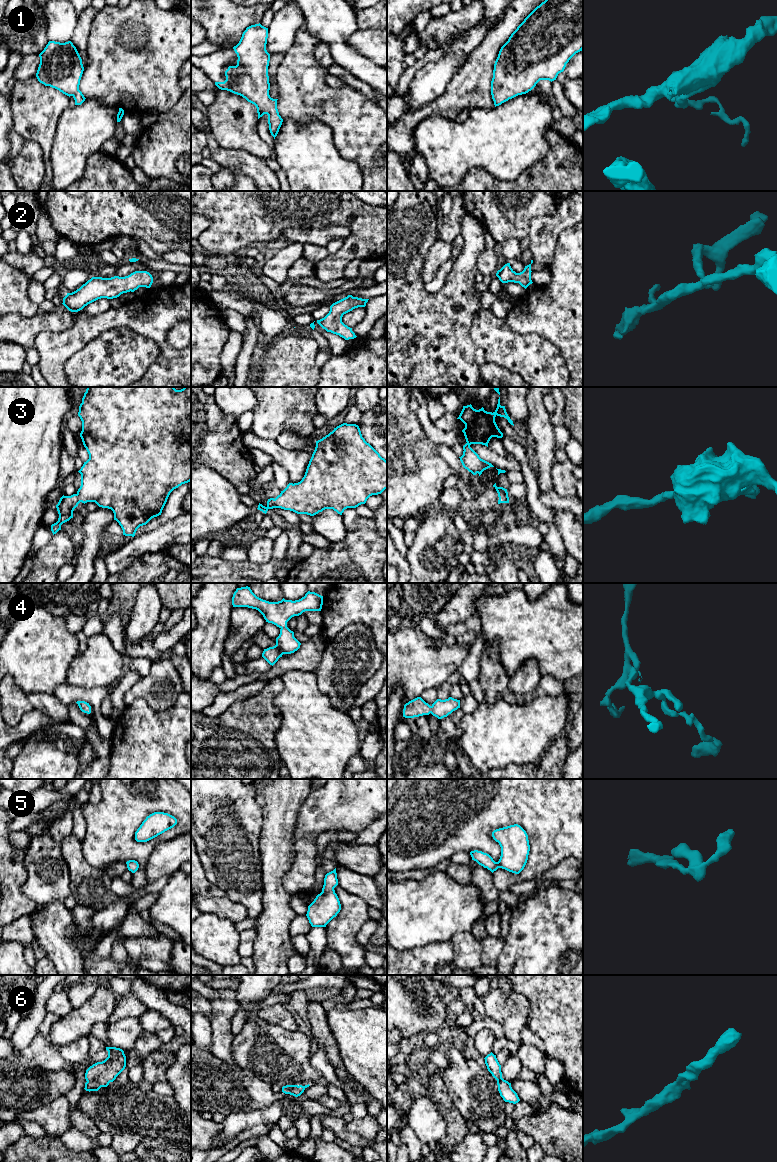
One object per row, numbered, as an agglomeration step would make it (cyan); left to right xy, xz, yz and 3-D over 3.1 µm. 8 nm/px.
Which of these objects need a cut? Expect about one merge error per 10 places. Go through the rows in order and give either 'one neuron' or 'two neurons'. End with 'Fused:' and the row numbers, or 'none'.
1: one neuron
2: one neuron
3: one neuron
4: one neuron
5: one neuron
6: one neuron
Fused: none

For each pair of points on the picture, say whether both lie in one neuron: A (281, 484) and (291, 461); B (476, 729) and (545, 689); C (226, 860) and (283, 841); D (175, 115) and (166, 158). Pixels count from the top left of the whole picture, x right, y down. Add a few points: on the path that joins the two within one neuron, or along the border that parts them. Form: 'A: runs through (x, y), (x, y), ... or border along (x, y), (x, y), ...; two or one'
A: border along (274, 461), (287, 472), (289, 482); two
B: border along (558, 695), (538, 696), (535, 698); two
C: border along (262, 826), (259, 832), (259, 854); two
D: runs through (172, 126), (166, 140), (166, 147); one

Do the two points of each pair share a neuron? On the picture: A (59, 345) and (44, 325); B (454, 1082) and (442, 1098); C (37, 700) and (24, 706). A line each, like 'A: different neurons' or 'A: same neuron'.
A: different neurons
B: different neurons
C: different neurons

